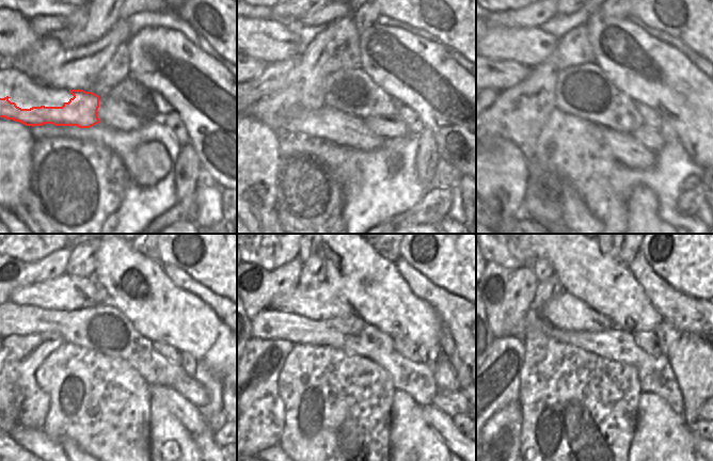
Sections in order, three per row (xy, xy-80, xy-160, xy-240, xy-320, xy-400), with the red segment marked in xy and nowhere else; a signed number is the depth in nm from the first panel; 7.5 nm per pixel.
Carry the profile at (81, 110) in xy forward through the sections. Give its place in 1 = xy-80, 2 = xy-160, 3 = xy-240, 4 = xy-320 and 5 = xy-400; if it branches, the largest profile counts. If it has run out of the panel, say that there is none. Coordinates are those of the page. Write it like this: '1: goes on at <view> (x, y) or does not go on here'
1: goes on at xy-80 (328, 124)
2: goes on at xy-160 (626, 149)
3: goes on at xy-240 (188, 414)
4: goes on at xy-320 (443, 425)
5: goes on at xy-400 (693, 432)

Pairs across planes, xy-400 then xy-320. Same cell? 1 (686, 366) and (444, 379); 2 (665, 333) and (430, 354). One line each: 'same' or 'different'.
1: same
2: same

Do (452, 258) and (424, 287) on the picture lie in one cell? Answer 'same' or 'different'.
different

